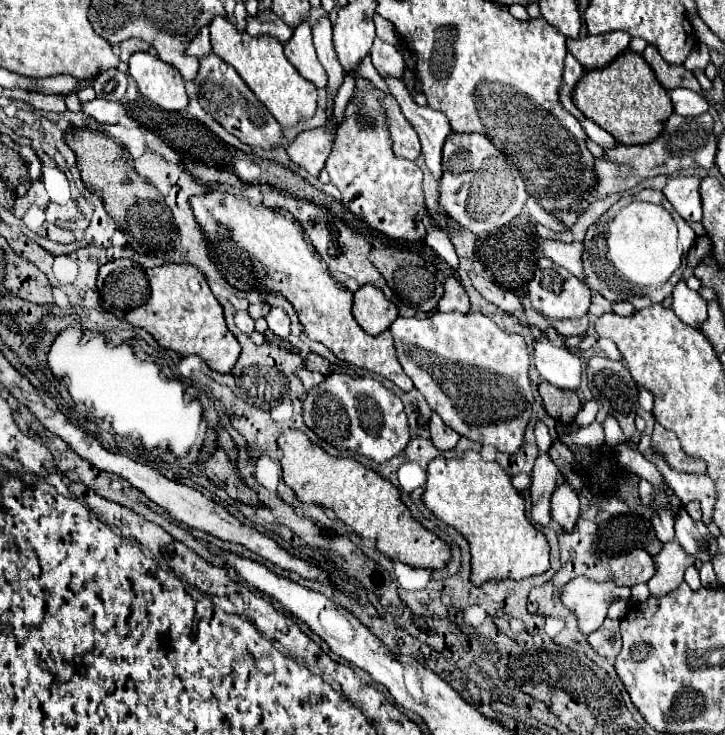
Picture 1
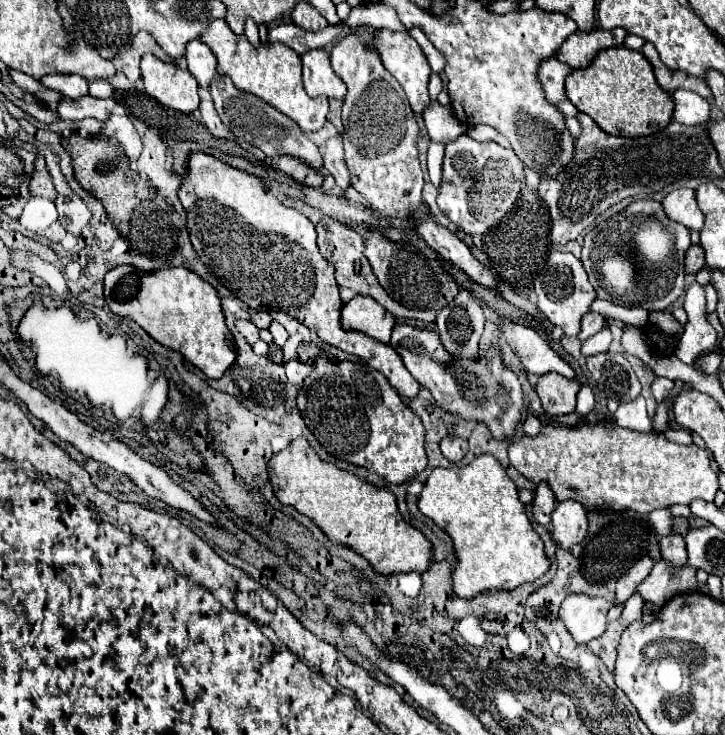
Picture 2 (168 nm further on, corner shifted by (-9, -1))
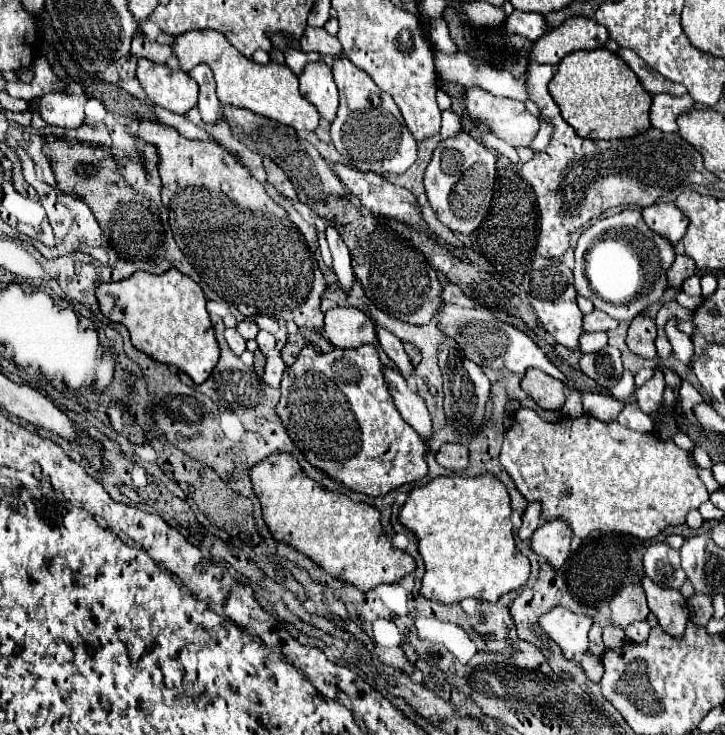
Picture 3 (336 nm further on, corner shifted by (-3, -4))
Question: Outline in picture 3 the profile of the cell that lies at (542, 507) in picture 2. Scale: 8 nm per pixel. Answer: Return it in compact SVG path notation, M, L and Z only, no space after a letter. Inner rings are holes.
M534 502L534 504L528 504L524 516L522 516L522 526L518 530L518 536L522 540L530 540L530 536L534 534L534 530L540 526L542 522L542 516L540 516L540 504Z

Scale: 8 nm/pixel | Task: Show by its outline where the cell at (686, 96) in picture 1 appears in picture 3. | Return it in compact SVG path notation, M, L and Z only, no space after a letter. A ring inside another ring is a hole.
M656 94L652 96L650 124L652 128L658 128L662 132L678 132L676 118L682 112L688 112L688 108L692 106L694 106L694 100L688 94L682 98L676 98L670 94Z

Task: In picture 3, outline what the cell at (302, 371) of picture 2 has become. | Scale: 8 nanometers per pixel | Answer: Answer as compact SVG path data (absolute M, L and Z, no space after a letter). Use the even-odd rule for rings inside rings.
M276 354L276 356L268 356L266 360L266 368L264 368L264 382L272 388L278 388L280 386L280 380L282 380L282 372L286 370L282 358Z

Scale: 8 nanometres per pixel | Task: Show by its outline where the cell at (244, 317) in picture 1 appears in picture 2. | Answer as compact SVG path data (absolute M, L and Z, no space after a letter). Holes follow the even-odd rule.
M238 319L236 327L238 327L238 331L246 337L246 341L248 341L250 345L254 345L254 343L258 341L258 329L252 325L252 321L248 321L248 319Z

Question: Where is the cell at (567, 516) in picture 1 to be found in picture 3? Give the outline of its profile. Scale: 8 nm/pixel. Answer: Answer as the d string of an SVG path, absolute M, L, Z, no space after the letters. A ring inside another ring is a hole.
M550 520L550 522L544 522L532 534L530 548L538 556L546 558L554 570L558 570L570 554L570 540L572 540L572 532L568 524L562 520Z

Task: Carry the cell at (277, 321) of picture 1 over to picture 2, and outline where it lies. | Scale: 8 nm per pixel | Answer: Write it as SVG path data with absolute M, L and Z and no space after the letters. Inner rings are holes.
M272 321L272 325L270 325L268 329L270 329L270 333L274 335L274 343L276 343L278 347L282 347L282 345L286 343L286 339L288 339L288 331L286 331L280 323L276 323L276 321Z

